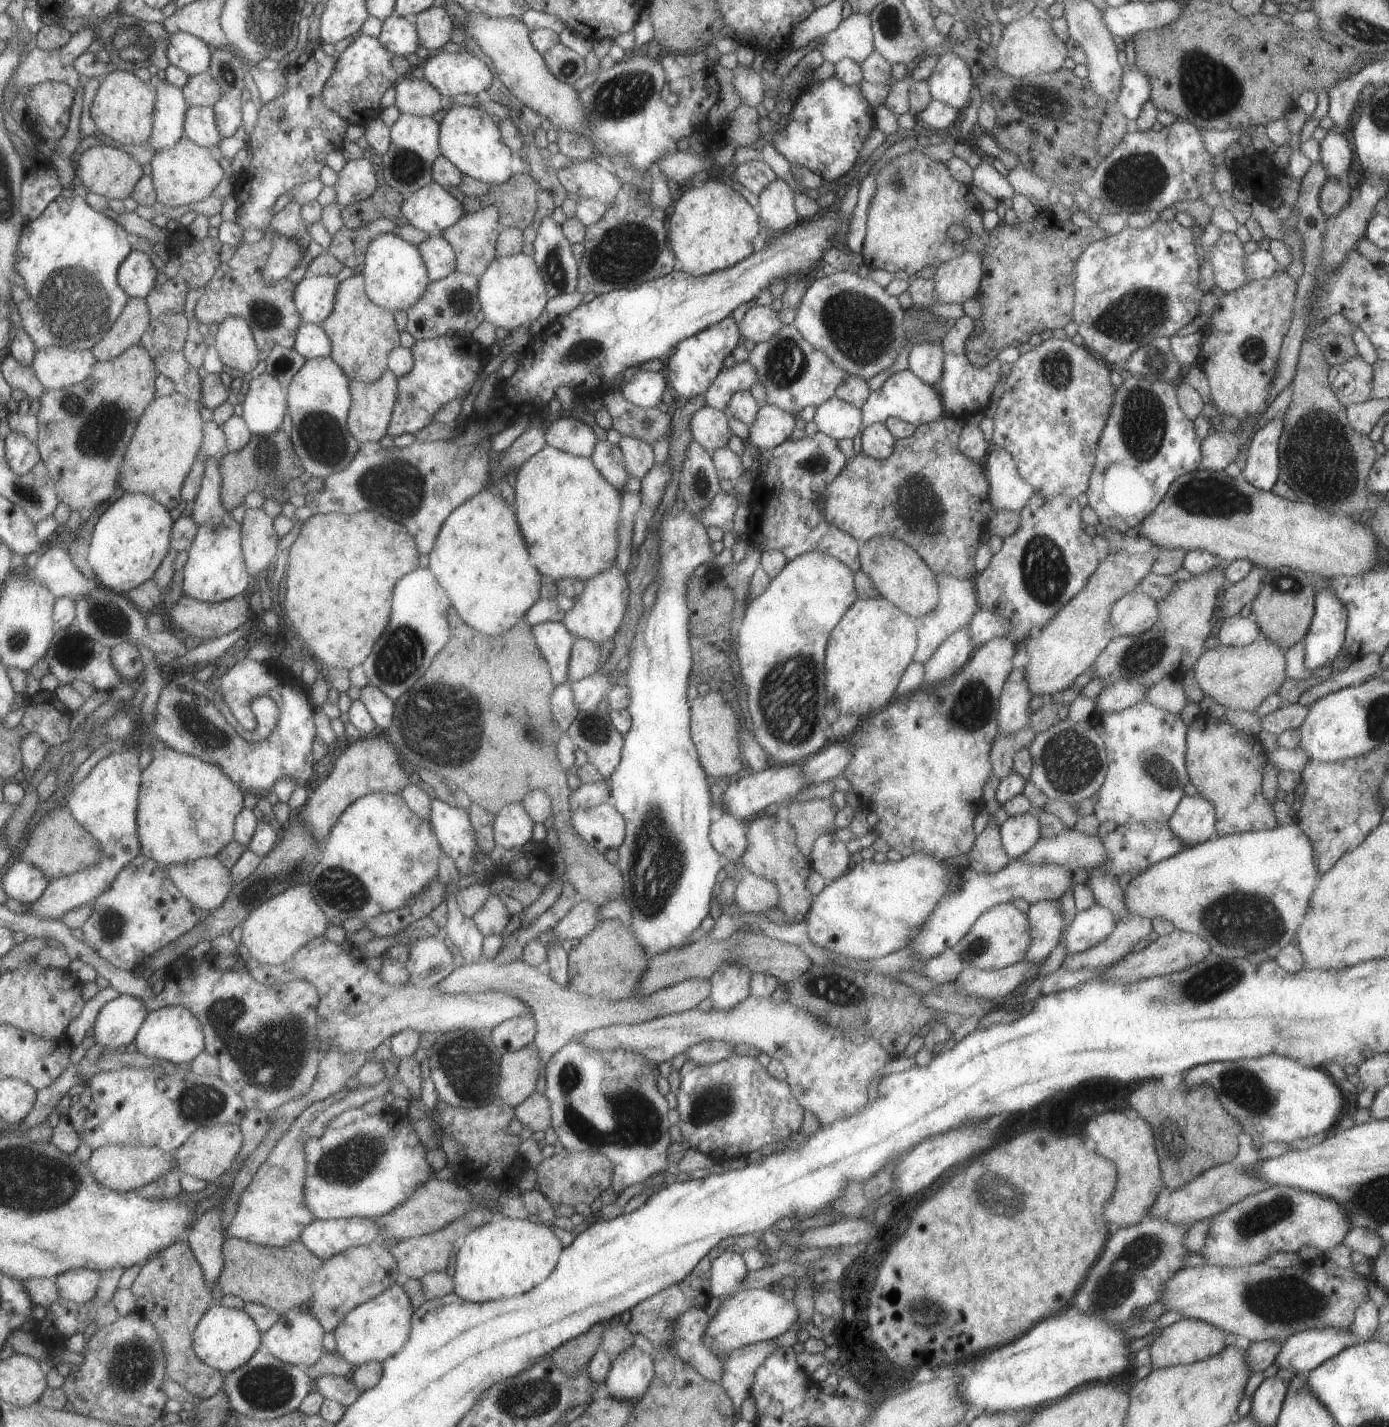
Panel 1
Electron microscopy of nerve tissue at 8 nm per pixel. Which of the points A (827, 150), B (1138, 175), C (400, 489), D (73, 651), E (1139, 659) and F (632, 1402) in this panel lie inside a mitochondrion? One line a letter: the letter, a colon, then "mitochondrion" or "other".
A: other
B: mitochondrion
C: mitochondrion
D: mitochondrion
E: mitochondrion
F: other

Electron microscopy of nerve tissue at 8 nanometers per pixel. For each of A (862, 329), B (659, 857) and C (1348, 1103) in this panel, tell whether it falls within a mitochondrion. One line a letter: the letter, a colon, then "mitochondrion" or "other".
A: mitochondrion
B: mitochondrion
C: other

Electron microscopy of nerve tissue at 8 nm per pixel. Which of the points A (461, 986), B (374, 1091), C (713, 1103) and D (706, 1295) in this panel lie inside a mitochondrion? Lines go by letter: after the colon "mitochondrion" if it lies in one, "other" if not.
A: other
B: other
C: mitochondrion
D: other

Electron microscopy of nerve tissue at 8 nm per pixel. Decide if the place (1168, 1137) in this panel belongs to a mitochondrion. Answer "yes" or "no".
yes

